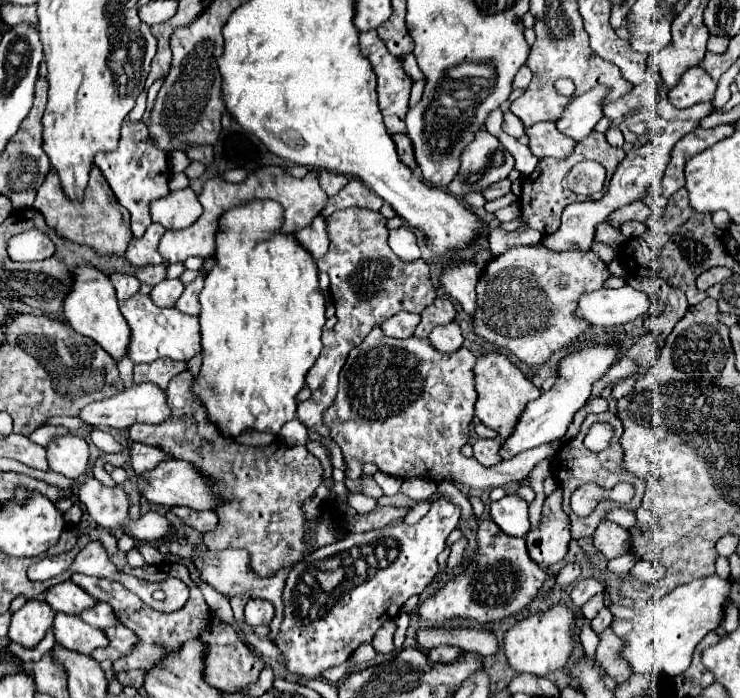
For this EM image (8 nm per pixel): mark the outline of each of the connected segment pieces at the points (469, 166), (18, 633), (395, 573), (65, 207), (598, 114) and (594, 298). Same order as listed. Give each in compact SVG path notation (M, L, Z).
M478 130L476 138L464 148L460 156L460 170L456 178L448 184L448 192L454 196L466 196L470 192L482 192L494 182L504 180L514 168L514 158L502 150L502 164L494 162L496 152L502 150L498 138L494 138L488 130Z
M28 600L18 612L12 614L12 624L8 636L22 646L36 646L46 630L52 626L56 612L44 600Z
M438 498L430 504L430 510L428 514L414 526L408 526L408 524L396 524L396 526L386 526L386 528L380 528L380 530L372 530L372 532L364 532L364 534L348 534L342 542L336 542L332 546L322 546L318 550L314 550L314 554L308 554L306 558L302 558L290 572L288 580L286 580L286 588L284 588L284 622L280 626L280 632L274 640L274 644L280 648L280 652L286 656L286 670L292 672L292 674L298 674L298 676L304 676L304 678L320 678L324 670L332 668L332 666L340 666L348 660L348 656L362 644L362 642L370 642L376 634L376 630L386 622L386 620L392 620L402 604L412 596L412 594L422 594L424 588L428 586L428 582L436 576L438 572L438 554L444 550L444 542L448 538L448 534L458 526L458 520L460 520L460 508L456 504L452 504L450 500L446 498Z
M96 166L90 172L90 182L88 182L82 202L70 202L62 194L60 180L56 172L52 170L36 194L34 208L44 214L46 224L60 238L70 240L74 244L86 244L100 256L124 256L124 250L128 248L128 242L132 238L130 214L124 214L122 206L116 202L116 196L112 194L112 188L108 186L108 182L104 180L104 176L100 174Z
M602 86L578 96L568 104L562 118L556 122L556 128L562 134L568 134L576 142L584 140L596 126L596 122L602 118L602 98L606 96L606 90Z
M632 286L622 288L600 288L586 294L578 302L576 314L588 320L592 326L620 326L644 316L650 310L650 296L634 290Z

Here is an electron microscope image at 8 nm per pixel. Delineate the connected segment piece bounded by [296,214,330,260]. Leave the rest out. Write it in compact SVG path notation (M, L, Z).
M322 214L316 216L312 220L312 224L306 226L304 230L298 230L296 236L312 252L312 256L316 260L322 258L328 252L328 246L330 246L330 238L328 238L328 232L326 232L326 216L322 216Z

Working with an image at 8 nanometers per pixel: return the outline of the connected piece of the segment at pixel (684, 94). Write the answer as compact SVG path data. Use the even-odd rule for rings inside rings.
M700 66L684 72L682 80L668 92L668 100L676 108L688 108L698 102L710 102L716 92L716 82Z

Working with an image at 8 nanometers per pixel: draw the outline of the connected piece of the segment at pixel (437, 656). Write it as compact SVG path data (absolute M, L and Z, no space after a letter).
M440 646L430 650L430 660L432 662L452 662L462 650L456 646Z

